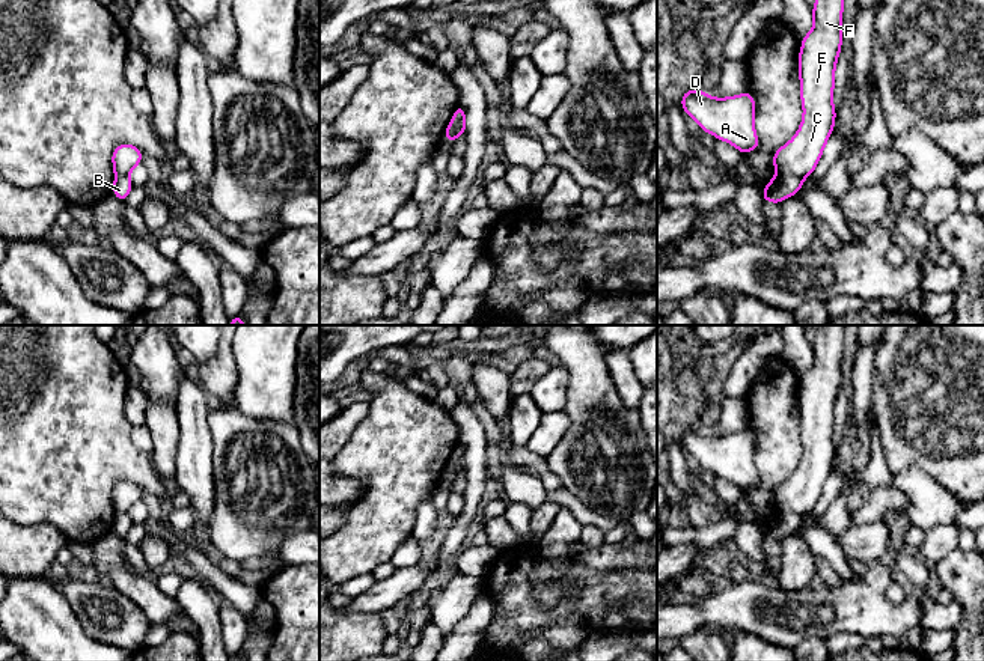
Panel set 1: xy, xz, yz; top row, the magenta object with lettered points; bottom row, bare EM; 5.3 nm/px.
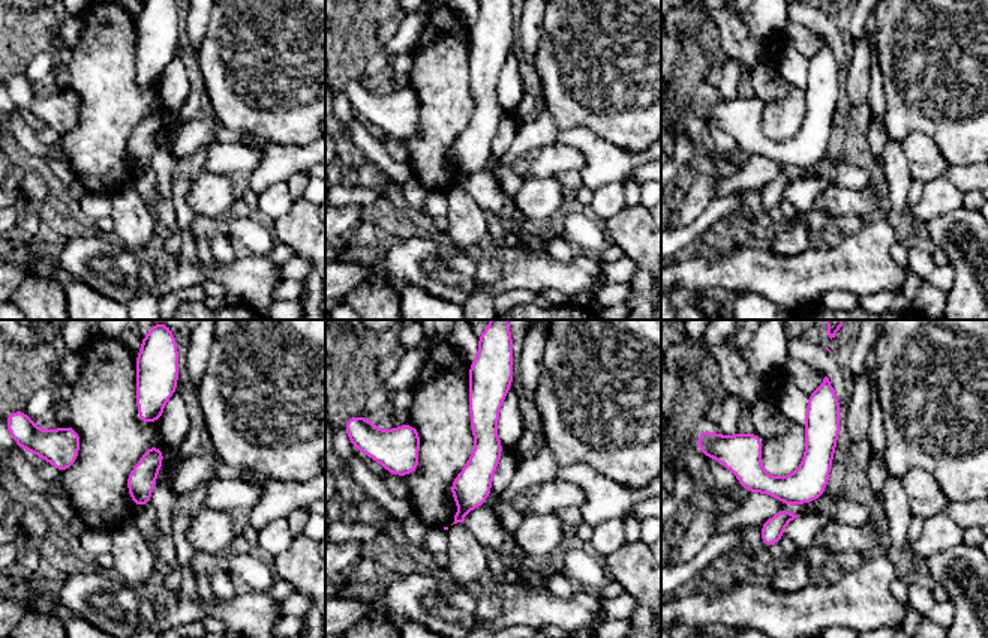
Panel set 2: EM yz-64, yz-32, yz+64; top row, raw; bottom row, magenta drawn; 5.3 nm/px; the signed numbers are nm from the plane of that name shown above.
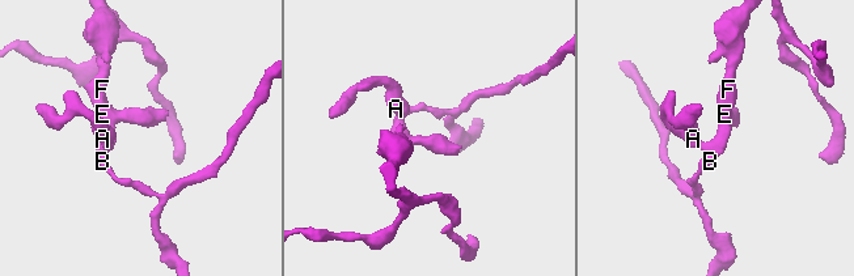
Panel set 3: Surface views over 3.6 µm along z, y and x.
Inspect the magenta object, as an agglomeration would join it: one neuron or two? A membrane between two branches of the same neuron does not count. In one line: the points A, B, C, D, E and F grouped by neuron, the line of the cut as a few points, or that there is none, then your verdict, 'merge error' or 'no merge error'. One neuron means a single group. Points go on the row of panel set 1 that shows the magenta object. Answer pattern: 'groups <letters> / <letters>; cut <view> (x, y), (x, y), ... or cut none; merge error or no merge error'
groups A C D E F / B; cut yz (778, 173), (793, 173), (802, 179); merge error

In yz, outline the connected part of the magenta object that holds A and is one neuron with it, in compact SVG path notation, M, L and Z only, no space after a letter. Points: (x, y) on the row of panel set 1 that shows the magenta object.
M698 87L683 93L681 108L698 122L702 131L731 143L741 155L759 148L753 125L755 98L750 92L713 98Z

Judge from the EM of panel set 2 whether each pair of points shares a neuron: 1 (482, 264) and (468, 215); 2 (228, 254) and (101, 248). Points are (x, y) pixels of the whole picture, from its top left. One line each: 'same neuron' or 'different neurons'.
1: different neurons
2: different neurons

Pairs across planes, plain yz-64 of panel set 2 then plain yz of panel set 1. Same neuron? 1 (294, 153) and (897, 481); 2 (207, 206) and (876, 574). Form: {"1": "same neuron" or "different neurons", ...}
{"1": "same neuron", "2": "different neurons"}

